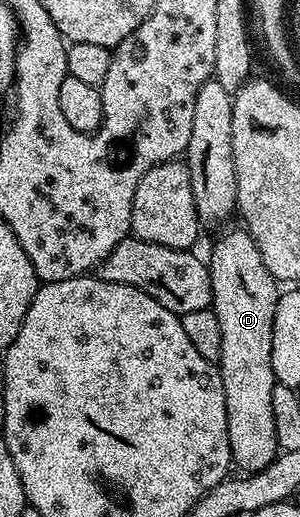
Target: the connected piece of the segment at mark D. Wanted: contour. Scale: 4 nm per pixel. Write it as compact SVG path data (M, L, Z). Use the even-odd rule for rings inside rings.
M243 229L228 231L212 247L212 259L207 260L212 273L212 312L218 317L218 326L222 328L222 357L218 364L222 377L222 389L226 393L226 421L228 422L228 440L232 450L232 462L244 473L261 471L274 461L278 454L275 439L274 414L271 394L276 386L272 368L272 334L274 333L274 313L278 298L277 279L266 269L258 245Z

